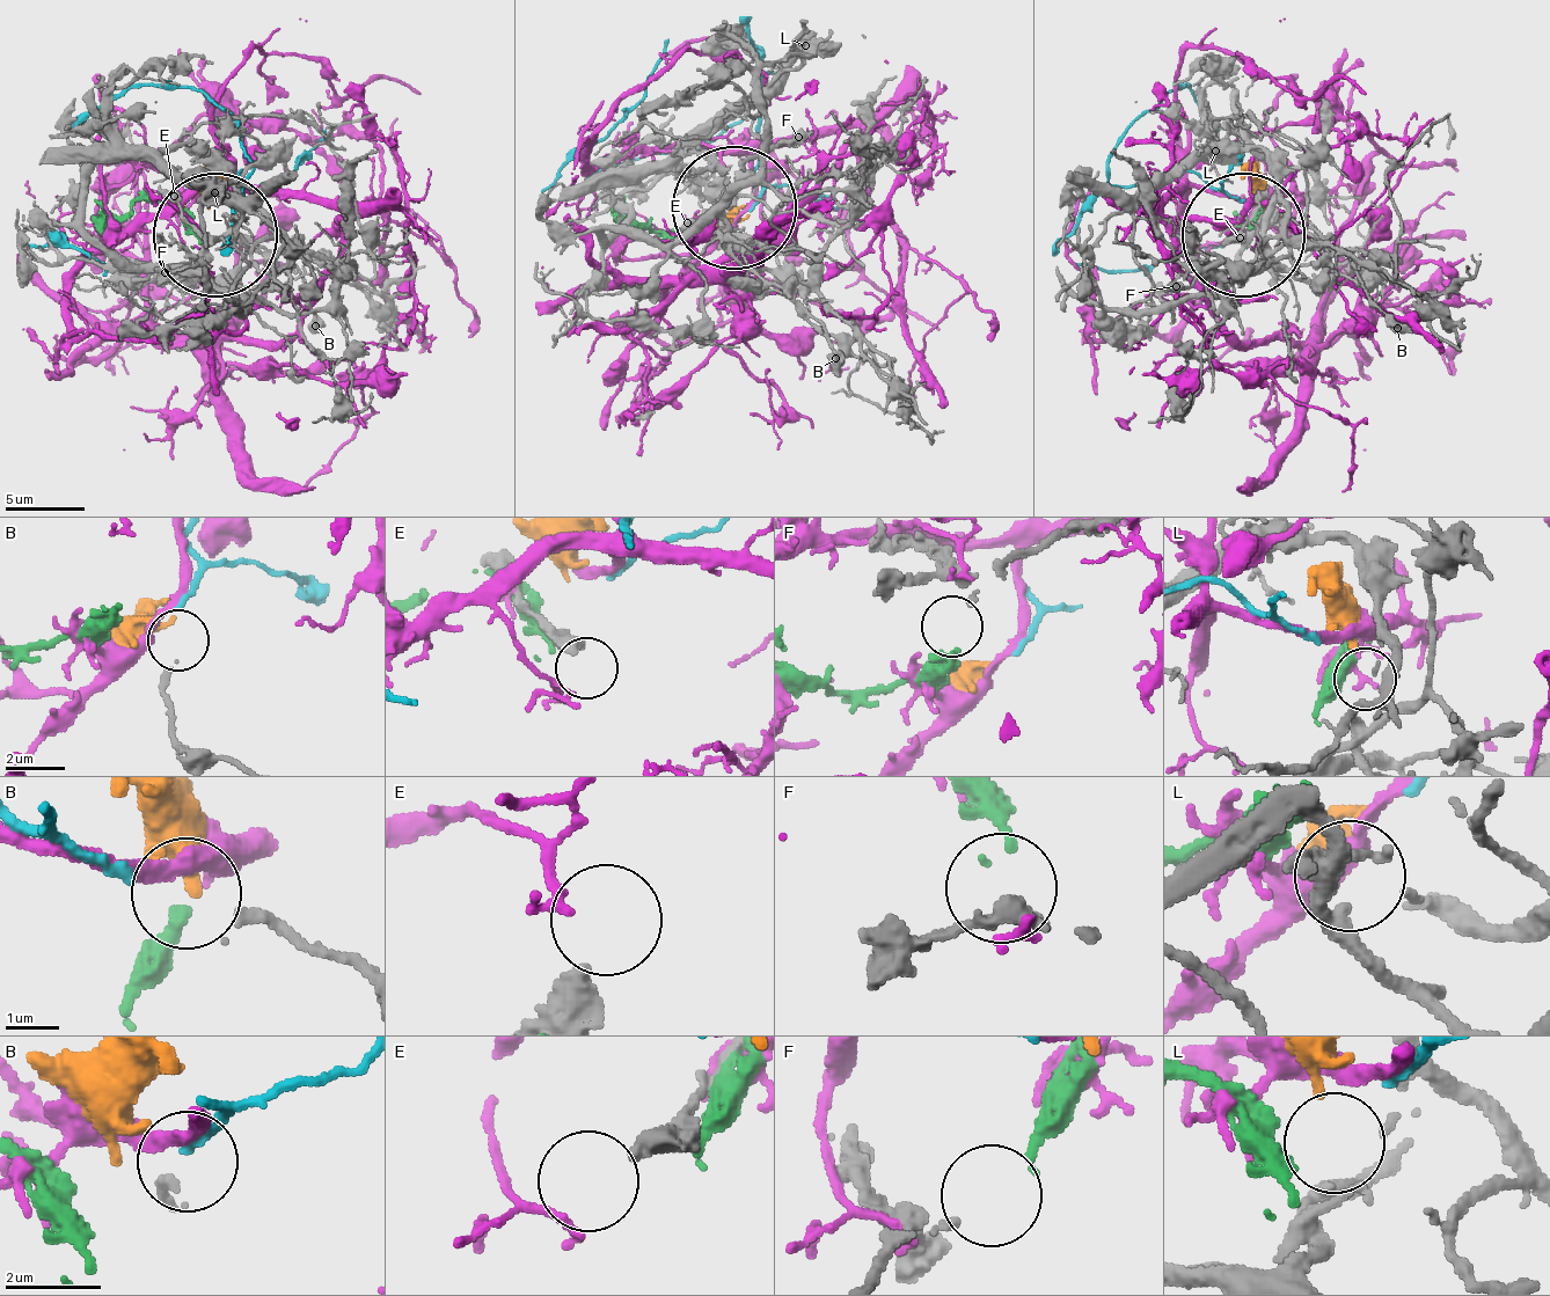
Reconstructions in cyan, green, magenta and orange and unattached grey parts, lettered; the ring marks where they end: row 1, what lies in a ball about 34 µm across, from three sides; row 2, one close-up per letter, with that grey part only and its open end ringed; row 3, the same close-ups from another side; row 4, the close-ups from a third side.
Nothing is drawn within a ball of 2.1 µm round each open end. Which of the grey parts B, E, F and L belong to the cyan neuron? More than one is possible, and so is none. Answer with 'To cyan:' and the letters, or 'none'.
To cyan: B

